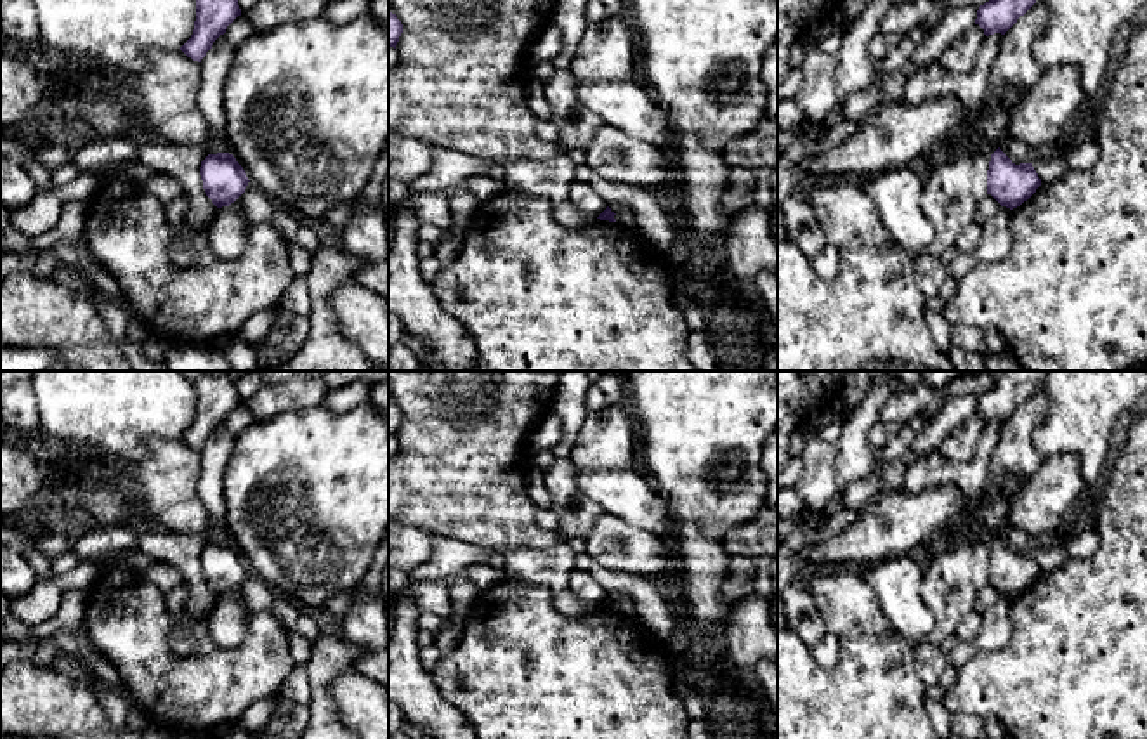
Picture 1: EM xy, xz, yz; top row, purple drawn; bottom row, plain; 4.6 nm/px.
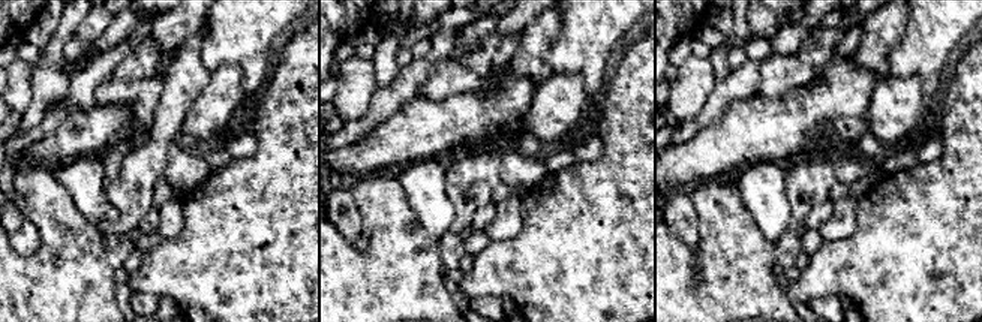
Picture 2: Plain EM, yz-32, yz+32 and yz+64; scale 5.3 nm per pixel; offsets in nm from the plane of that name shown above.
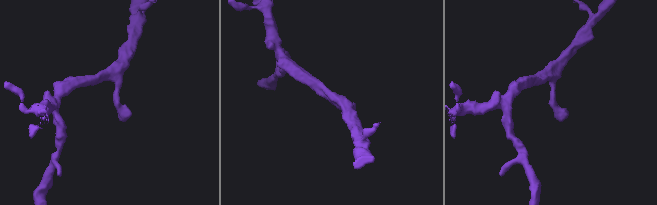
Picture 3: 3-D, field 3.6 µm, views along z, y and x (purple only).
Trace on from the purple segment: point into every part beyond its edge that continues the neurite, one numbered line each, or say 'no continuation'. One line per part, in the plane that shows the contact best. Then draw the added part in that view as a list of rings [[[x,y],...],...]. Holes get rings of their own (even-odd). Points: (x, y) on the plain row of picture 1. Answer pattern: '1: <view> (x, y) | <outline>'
no continuation

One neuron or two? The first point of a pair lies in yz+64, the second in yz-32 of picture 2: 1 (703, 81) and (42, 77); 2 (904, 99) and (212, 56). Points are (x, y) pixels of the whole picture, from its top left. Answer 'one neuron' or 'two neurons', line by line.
1: two neurons
2: two neurons

